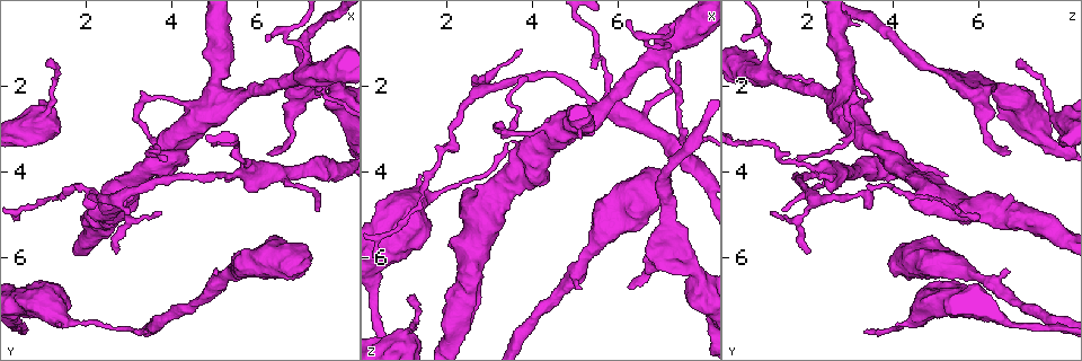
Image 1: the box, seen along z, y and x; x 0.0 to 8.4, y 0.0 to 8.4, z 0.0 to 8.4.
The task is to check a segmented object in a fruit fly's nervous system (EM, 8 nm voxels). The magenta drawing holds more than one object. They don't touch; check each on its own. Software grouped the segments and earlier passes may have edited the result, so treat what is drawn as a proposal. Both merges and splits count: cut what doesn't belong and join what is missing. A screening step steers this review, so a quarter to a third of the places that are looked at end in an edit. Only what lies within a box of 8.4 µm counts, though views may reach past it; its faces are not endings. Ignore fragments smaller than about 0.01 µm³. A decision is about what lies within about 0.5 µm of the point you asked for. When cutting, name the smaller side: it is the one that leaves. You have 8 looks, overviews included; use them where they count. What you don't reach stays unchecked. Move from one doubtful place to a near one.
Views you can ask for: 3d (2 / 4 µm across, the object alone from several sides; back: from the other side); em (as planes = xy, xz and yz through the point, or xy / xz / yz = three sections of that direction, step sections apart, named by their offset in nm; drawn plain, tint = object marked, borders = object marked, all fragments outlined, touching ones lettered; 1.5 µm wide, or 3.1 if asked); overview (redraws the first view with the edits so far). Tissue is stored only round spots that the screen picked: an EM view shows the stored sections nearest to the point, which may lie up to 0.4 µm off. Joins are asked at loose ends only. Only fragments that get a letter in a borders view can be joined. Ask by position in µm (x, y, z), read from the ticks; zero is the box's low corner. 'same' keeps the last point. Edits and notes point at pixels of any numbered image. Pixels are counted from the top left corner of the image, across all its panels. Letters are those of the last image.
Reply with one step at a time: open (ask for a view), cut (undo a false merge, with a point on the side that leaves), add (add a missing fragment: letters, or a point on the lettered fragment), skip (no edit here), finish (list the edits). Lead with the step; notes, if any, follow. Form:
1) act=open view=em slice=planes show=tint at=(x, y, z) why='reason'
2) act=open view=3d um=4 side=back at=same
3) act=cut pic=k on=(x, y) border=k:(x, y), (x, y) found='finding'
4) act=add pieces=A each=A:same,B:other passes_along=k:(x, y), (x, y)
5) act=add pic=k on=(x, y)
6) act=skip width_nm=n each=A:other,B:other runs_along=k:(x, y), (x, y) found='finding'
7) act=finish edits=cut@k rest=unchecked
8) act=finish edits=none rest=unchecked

act=open view=3d um=2 at=(6.25, 3.55, 6.65) why='thin end'

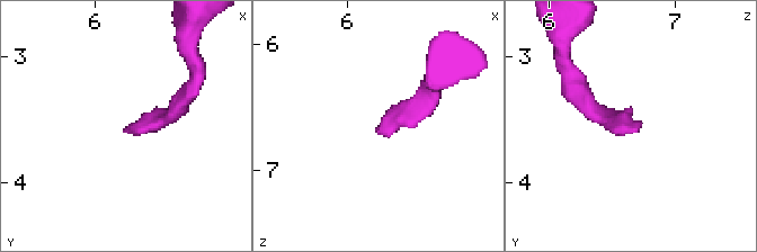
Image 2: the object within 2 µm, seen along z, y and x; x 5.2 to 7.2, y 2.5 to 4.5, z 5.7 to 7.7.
act=open view=em slice=xz step=8 show=borders at=(6.26, 3.56, 6.70) why='now the EM'

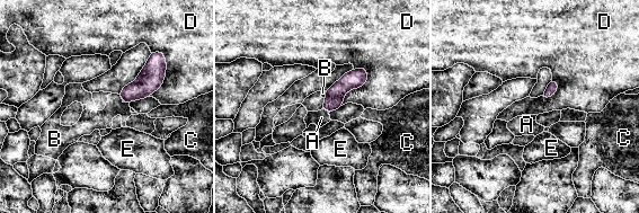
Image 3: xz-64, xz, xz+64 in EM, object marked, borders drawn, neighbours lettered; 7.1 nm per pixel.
act=open view=em slice=xy step=4 show=borders at=same

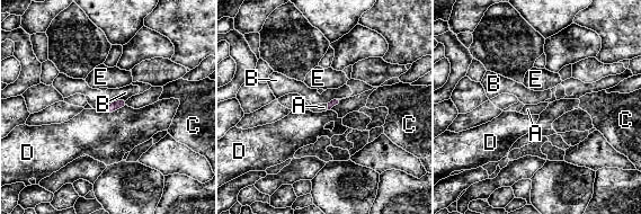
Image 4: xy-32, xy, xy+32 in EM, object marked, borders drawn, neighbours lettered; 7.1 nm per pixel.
act=add pieces=A each=A:same,B:other,C:other,D:other,E:other passes_along=4:(335, 101), (328, 107), (323, 107) found='it goes on there'

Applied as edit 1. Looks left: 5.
act=open view=overview

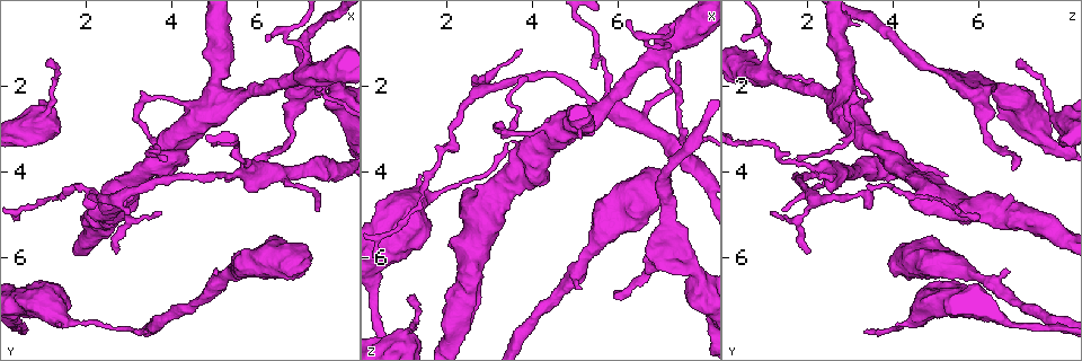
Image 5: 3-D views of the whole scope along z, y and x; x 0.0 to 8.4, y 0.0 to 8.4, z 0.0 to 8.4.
act=open view=em slice=planes show=borders at=(6.95, 1.00, 1.15) why='sharp bend'

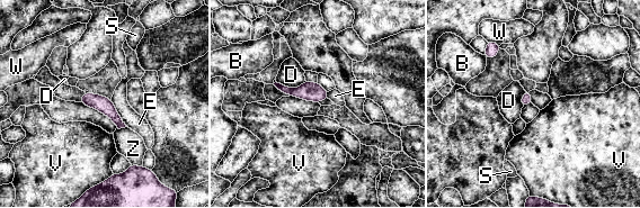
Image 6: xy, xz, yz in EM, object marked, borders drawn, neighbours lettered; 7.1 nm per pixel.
act=skip each=B:other,D:other,E:other,S:other,V:other,W:other,Z:other runs_along=6:(86, 96), (101, 104), (122, 125) found='all the same neuron'

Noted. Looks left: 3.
act=open view=em slice=xz step=4 show=tint at=(7.15, 6.10, 4.15) why='branch stops here'

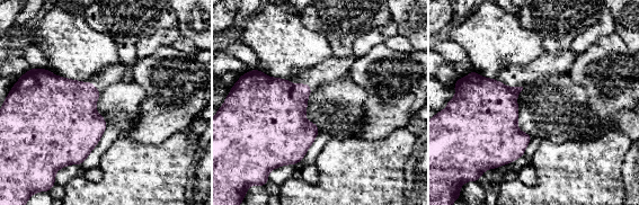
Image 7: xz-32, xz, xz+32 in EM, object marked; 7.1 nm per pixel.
act=open view=em slice=planes show=borders at=same

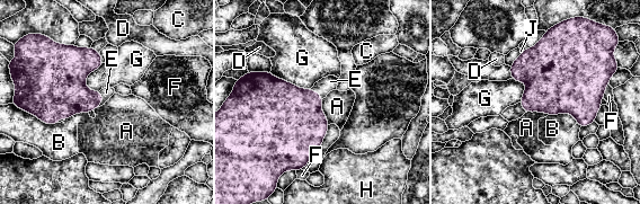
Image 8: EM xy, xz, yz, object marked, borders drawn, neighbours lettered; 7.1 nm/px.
act=add pieces=E each=A:other,B:other,C:other,D:other,E:same,F:other,G:other,H:other,J:other passes_along=8:(68, 95), (103, 98), (106, 92) found='it goes on there'

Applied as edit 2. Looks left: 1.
act=finish edits=add@4,add@8 rest=unchecked

